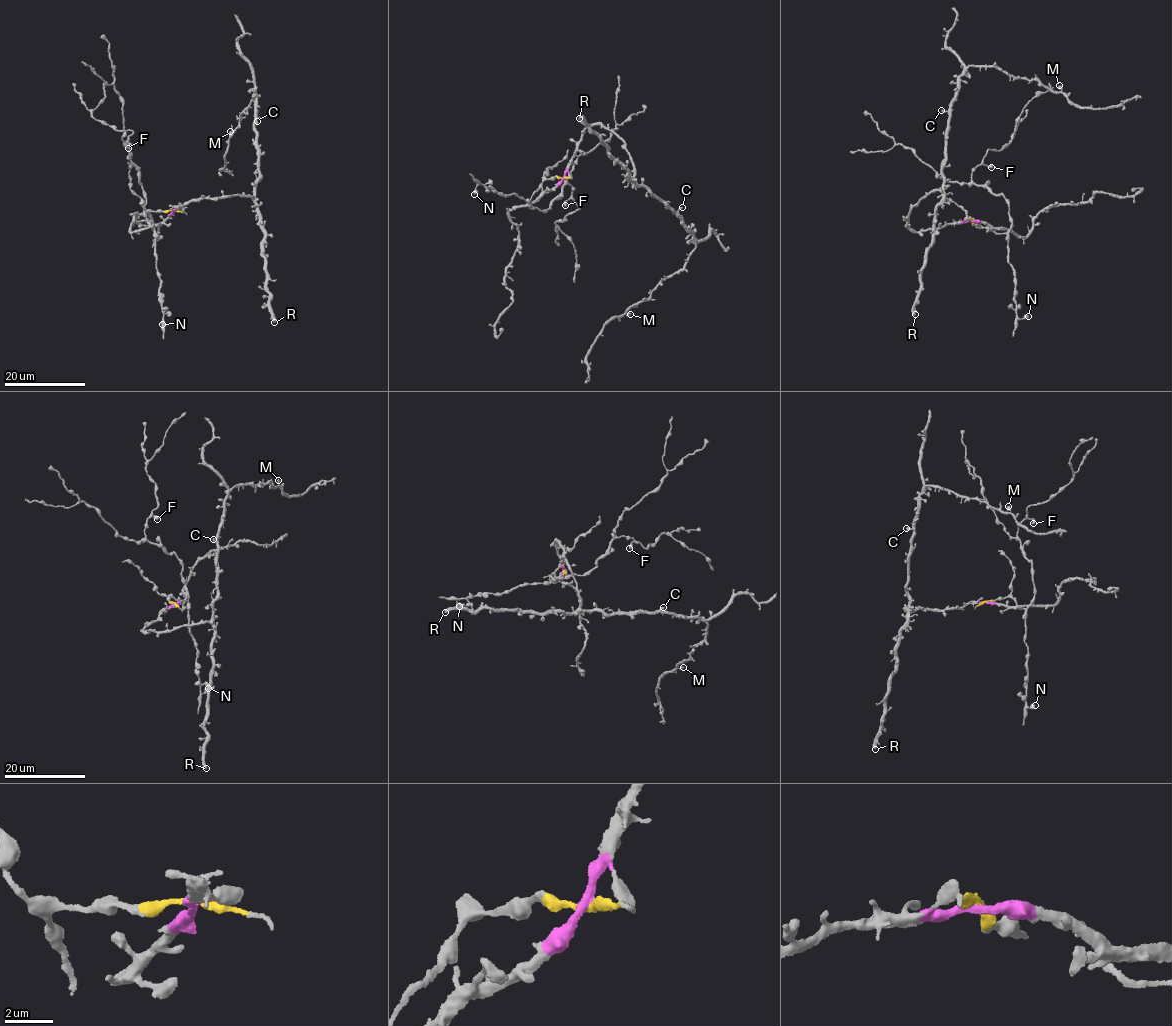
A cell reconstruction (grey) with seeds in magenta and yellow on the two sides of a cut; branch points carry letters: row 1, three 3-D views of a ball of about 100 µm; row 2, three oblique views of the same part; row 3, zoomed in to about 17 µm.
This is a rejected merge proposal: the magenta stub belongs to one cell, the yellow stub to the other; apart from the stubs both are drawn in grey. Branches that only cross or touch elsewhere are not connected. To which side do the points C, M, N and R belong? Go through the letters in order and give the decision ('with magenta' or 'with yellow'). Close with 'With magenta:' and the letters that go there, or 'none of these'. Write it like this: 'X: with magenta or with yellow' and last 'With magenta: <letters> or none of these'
C: with magenta
M: with magenta
N: with yellow
R: with magenta
With magenta: C, M, R

